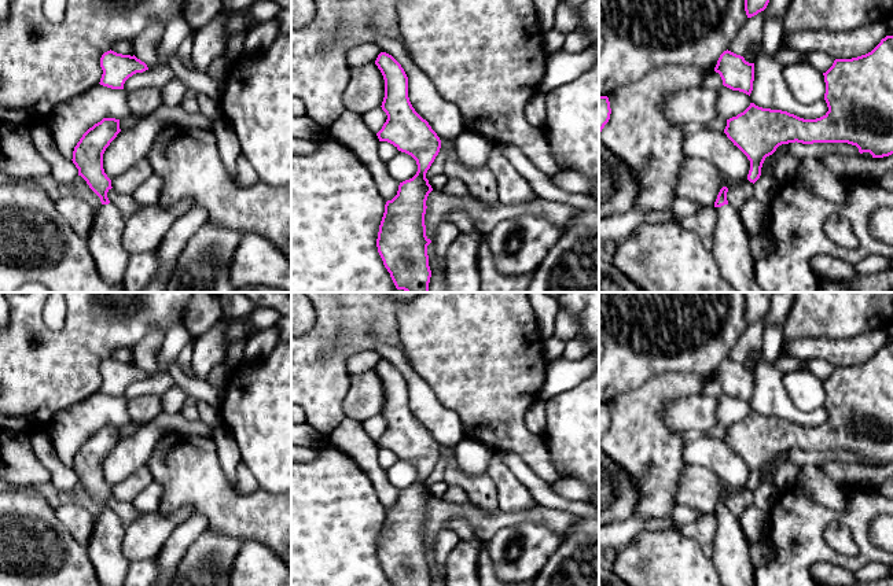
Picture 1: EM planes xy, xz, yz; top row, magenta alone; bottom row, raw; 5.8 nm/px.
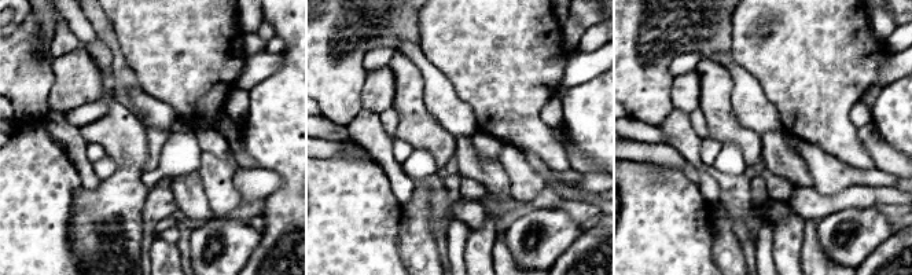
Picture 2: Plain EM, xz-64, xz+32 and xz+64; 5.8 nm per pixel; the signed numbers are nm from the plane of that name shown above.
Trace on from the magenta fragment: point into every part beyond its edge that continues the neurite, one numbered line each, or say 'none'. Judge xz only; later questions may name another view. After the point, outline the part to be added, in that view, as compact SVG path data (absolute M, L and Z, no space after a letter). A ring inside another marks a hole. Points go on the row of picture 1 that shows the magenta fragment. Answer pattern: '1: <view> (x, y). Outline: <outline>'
none

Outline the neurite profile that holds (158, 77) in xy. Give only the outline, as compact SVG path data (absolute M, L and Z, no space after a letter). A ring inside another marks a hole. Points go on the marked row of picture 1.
M159 65L154 69L148 69L143 73L136 73L129 77L124 89L129 92L135 92L143 88L159 88L162 89L169 81L174 78L174 74L169 66Z

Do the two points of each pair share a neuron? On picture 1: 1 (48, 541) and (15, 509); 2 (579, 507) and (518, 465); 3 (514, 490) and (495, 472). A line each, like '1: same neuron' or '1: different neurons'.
1: same neuron
2: same neuron
3: same neuron

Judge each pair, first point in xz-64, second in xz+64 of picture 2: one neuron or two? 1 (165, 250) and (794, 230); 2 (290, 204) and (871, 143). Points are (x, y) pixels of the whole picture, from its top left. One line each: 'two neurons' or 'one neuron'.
1: one neuron
2: two neurons

